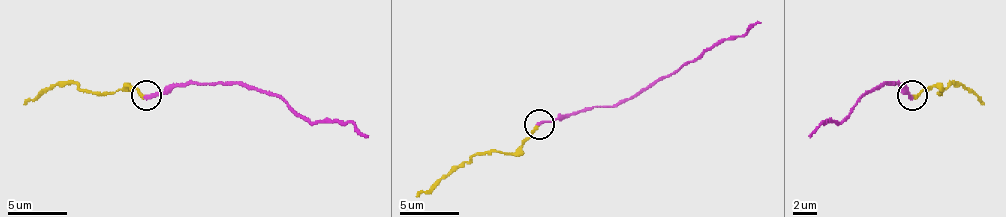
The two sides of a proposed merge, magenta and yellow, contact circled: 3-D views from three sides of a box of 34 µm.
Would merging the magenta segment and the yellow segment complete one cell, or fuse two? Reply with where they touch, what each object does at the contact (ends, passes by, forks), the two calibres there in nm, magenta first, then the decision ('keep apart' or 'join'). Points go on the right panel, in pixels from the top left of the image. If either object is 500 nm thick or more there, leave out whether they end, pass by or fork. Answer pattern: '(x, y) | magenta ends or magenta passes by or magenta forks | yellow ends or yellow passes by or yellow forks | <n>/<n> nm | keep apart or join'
(912, 95) | magenta ends | yellow ends | 240/220 nm | keep apart

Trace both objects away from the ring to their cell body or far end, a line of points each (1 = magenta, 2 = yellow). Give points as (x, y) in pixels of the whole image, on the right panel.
1: (912, 96), (900, 84), (883, 84), (865, 96), (841, 123), (823, 123), (811, 138)
2: (912, 96), (939, 90), (939, 93), (948, 84), (963, 84), (984, 105)

